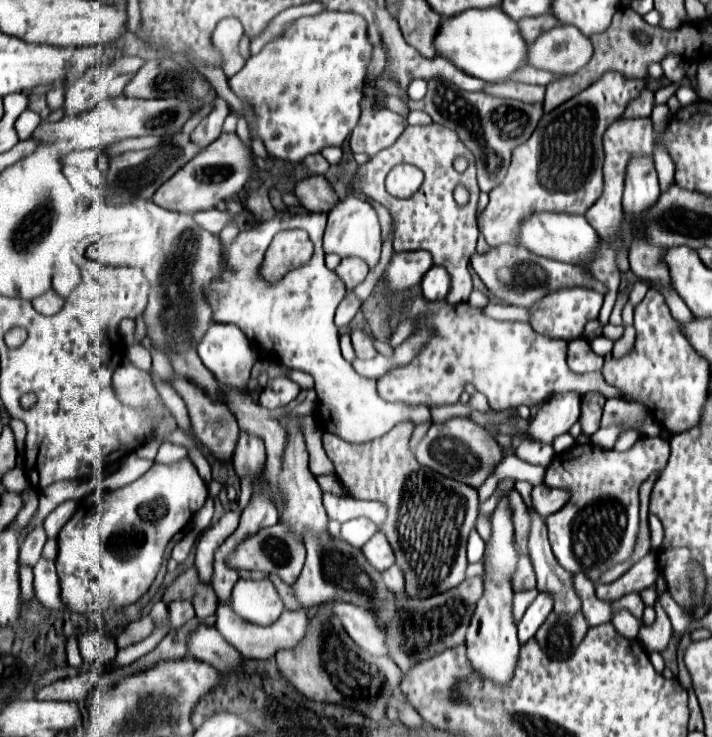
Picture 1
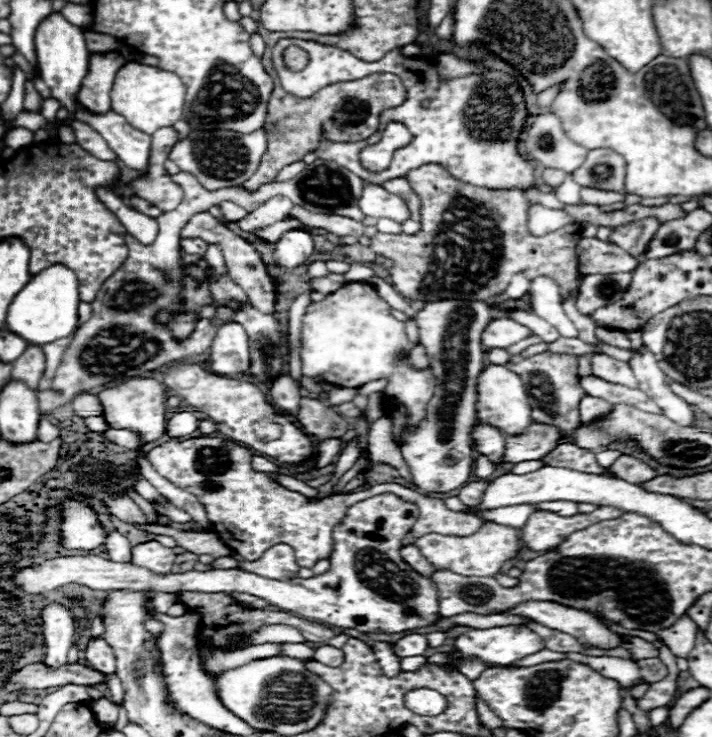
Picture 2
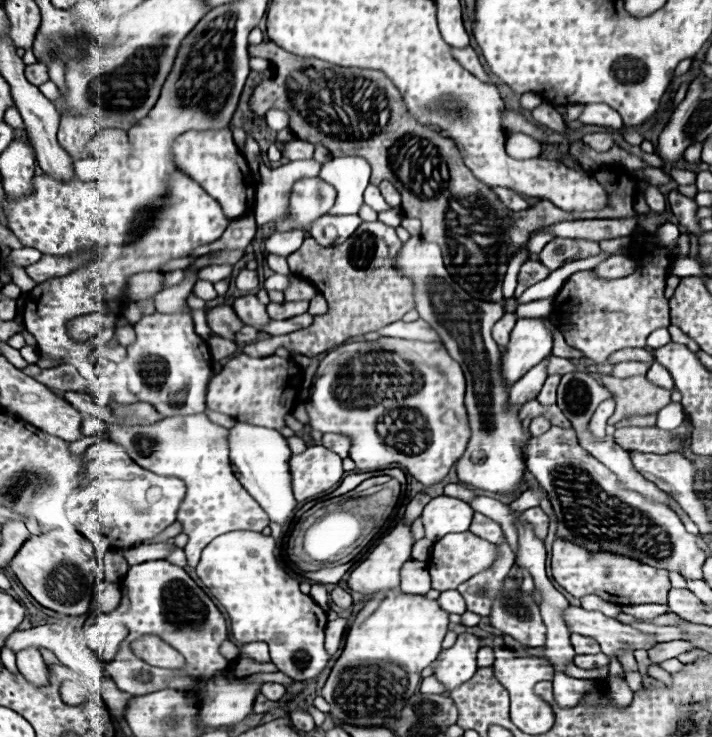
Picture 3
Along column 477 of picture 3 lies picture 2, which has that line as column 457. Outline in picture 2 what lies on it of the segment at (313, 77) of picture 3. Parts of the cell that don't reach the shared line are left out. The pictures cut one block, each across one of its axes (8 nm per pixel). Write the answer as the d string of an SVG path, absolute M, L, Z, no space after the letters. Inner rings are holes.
M424 164L408 172L414 192L420 196L420 218L422 228L418 234L396 234L396 236L374 236L370 246L350 244L336 246L324 236L314 236L314 250L322 254L346 256L358 264L374 264L378 256L390 258L392 268L388 268L390 282L404 298L410 300L488 300L502 294L516 272L524 272L528 278L550 276L560 288L562 296L568 298L578 286L578 260L574 254L576 242L582 236L582 222L594 226L616 228L626 222L642 220L646 216L658 216L660 222L676 220L684 216L680 204L666 204L658 208L626 206L616 212L600 212L596 206L586 204L566 205L563 209L576 218L574 224L560 228L546 236L532 236L528 232L528 200L522 190L488 190L474 184L464 184L454 180L444 166Z

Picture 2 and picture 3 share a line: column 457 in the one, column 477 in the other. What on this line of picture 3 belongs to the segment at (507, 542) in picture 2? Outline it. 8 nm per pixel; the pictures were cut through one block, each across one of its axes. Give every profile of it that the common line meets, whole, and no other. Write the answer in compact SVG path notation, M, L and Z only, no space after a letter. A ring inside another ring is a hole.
M472 532L448 534L448 536L440 538L432 548L432 556L428 562L432 588L438 592L456 590L464 580L472 578L476 572L490 568L494 558L496 558L496 546L488 544L488 540L480 540L478 536L472 536Z

